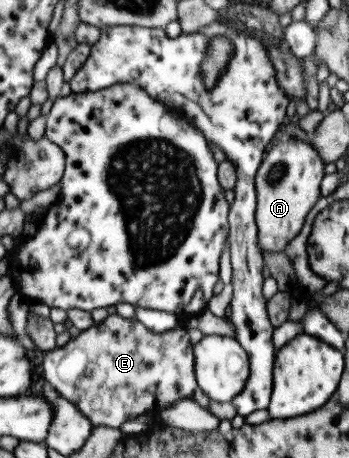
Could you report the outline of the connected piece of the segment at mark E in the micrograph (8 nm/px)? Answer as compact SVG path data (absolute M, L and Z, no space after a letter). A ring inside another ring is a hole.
M111 314L100 323L70 339L64 346L44 351L39 357L39 366L45 380L49 382L66 400L73 402L77 409L93 426L120 428L131 418L143 412L154 412L174 404L175 400L191 398L198 406L208 410L212 400L198 386L195 377L195 358L193 344L190 342L187 327L179 326L166 332L155 333L148 330L142 322L133 318L122 318Z

